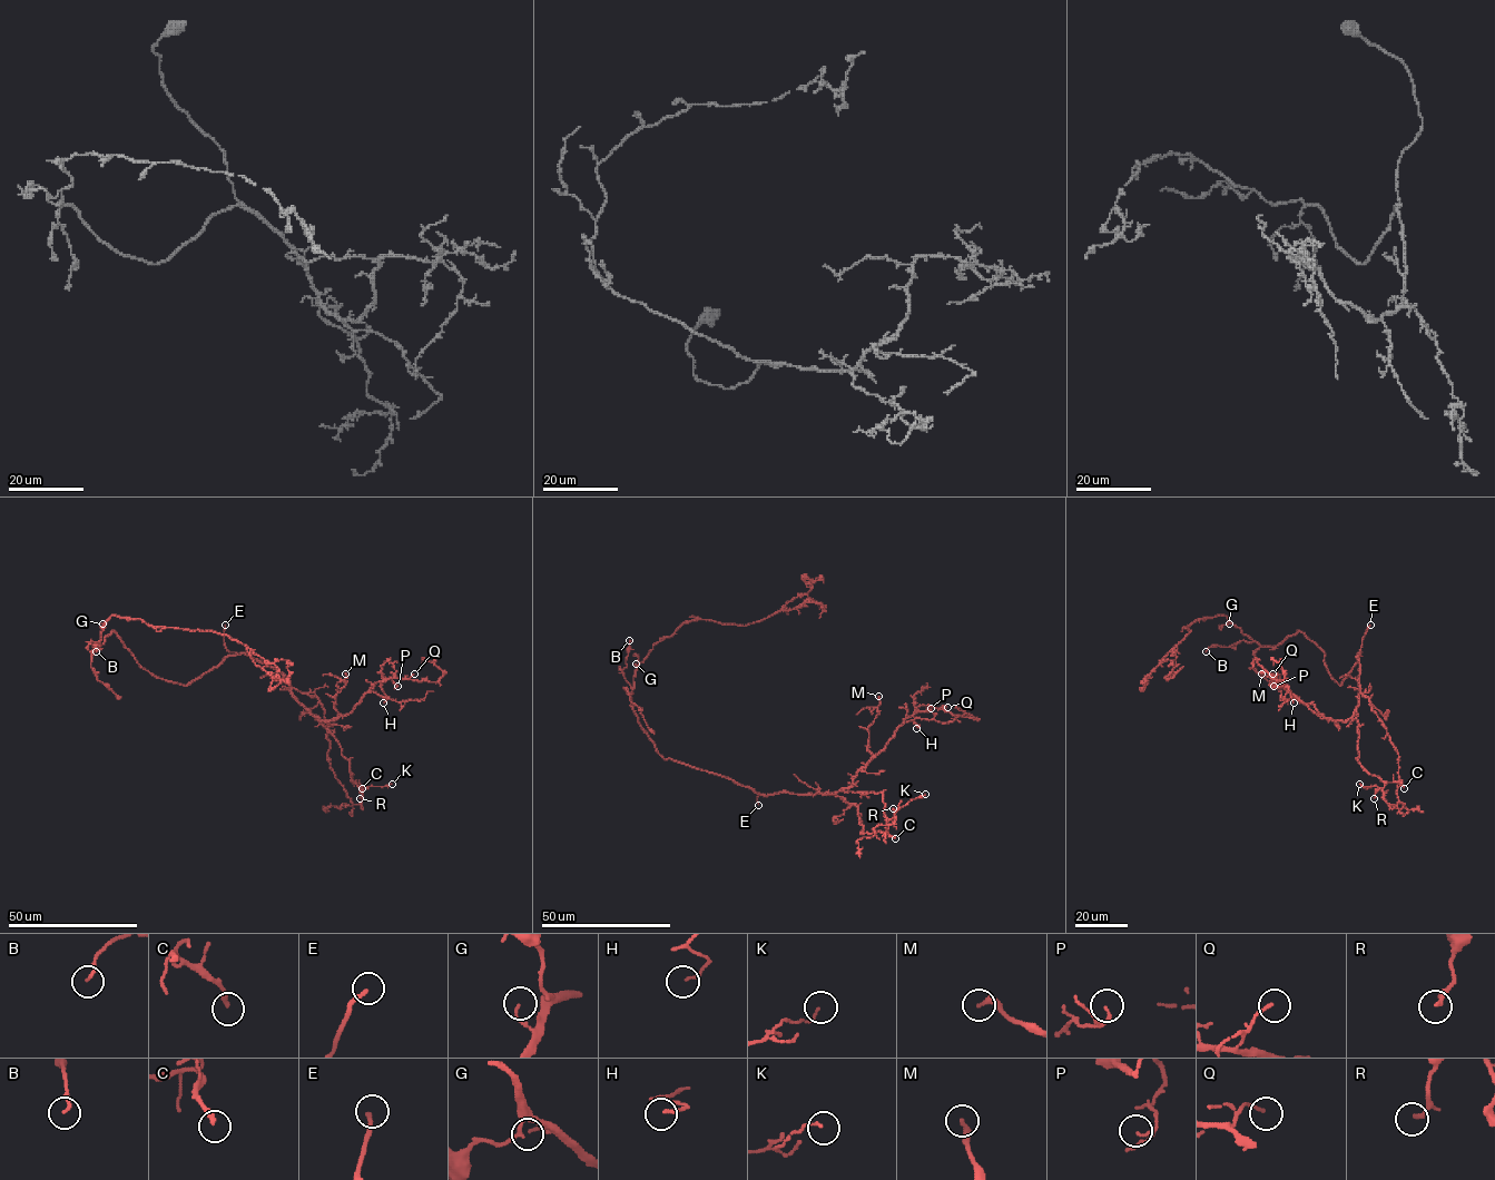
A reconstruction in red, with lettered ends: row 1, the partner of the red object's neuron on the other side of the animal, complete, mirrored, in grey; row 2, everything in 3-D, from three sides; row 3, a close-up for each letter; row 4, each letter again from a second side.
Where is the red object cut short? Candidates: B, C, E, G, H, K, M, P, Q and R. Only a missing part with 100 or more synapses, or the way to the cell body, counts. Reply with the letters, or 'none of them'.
E

